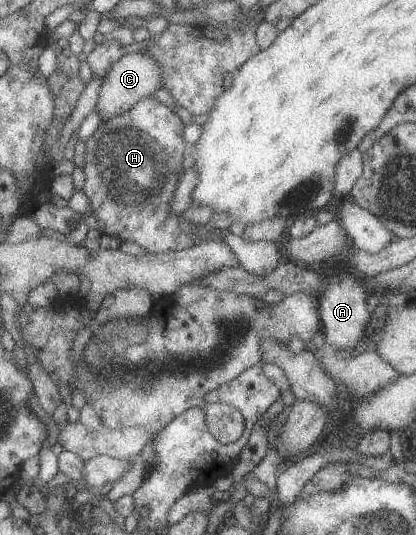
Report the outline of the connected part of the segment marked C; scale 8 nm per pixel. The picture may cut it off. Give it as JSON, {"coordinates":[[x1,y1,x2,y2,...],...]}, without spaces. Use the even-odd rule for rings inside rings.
{"coordinates":[[133,51,123,55,117,62,114,62,109,70,102,76,102,85,99,91,97,102,94,104,101,120,121,114,131,108,138,100,151,96,162,87,162,72,158,62,150,57,145,51]]}

